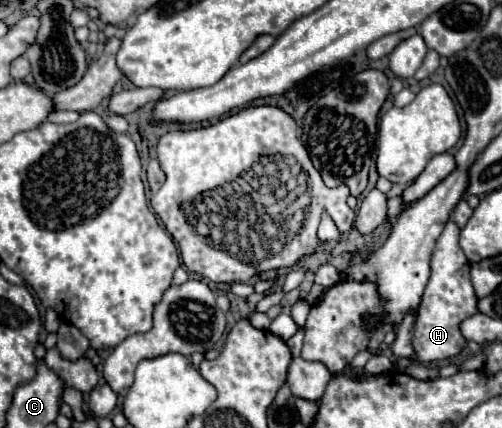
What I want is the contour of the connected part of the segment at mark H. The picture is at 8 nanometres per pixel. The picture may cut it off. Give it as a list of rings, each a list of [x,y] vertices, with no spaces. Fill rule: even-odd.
[[[450,219],[442,235],[438,237],[432,253],[432,275],[424,289],[424,297],[416,309],[416,321],[412,331],[412,347],[418,363],[434,363],[440,359],[456,357],[466,347],[466,339],[460,333],[460,323],[478,313],[478,297],[470,281],[470,263],[458,245],[458,235],[460,227],[454,219]]]

